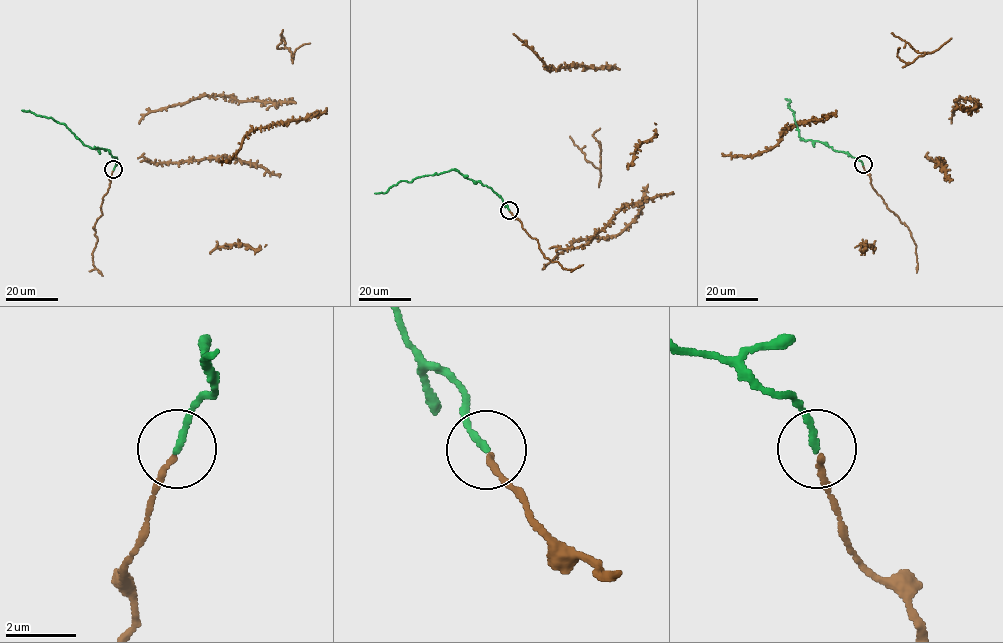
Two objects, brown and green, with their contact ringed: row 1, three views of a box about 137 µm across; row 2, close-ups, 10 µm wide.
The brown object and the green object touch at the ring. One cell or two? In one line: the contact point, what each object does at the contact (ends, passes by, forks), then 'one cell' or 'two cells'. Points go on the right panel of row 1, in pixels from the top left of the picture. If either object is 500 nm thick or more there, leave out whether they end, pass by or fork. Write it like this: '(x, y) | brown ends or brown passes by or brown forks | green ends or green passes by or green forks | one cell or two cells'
(863, 164) | brown ends | green ends | one cell

